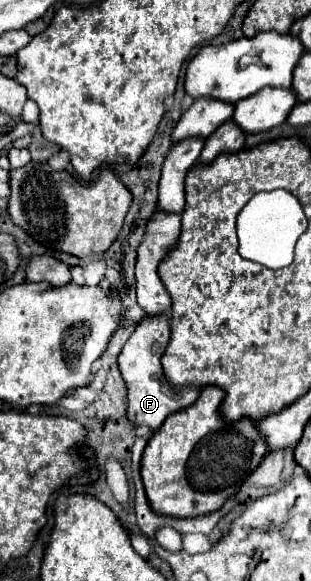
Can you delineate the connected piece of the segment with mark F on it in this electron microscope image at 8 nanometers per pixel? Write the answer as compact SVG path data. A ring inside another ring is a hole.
M159 315L153 319L145 317L137 325L135 333L129 337L123 351L117 357L117 365L127 389L127 419L133 427L147 425L151 431L157 431L171 413L179 413L181 409L187 409L199 397L201 389L197 387L173 389L173 387L167 387L167 383L163 381L165 375L161 367L161 357L165 355L169 339L171 339L171 329L165 315Z

